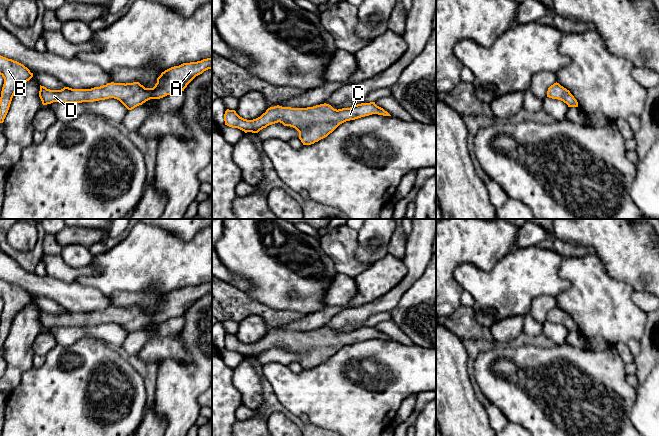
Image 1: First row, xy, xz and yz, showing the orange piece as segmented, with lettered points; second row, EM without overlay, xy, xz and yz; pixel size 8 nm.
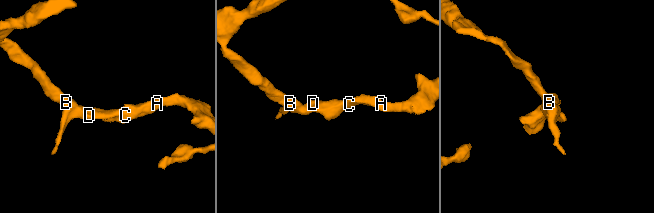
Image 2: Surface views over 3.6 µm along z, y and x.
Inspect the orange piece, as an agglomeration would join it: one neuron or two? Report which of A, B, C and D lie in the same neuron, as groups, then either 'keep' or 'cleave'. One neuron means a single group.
groups A B C D; keep

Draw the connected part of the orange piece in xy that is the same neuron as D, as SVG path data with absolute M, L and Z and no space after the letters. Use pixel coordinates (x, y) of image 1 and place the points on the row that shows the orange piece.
M212 58L183 63L165 70L157 78L157 83L153 88L145 88L139 82L126 84L111 82L91 89L64 87L61 90L50 90L40 85L39 97L43 105L53 102L94 102L114 98L128 110L132 110L150 99L160 99L184 91L196 76L208 69L212 69Z

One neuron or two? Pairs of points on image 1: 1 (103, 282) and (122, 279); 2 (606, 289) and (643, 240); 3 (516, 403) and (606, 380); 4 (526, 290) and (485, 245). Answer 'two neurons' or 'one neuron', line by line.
1: one neuron
2: two neurons
3: one neuron
4: two neurons

